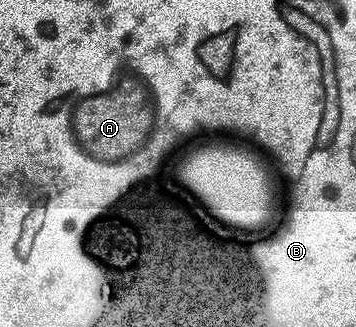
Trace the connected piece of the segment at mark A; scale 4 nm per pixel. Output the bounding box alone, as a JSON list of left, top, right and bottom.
[69,63,161,163]

